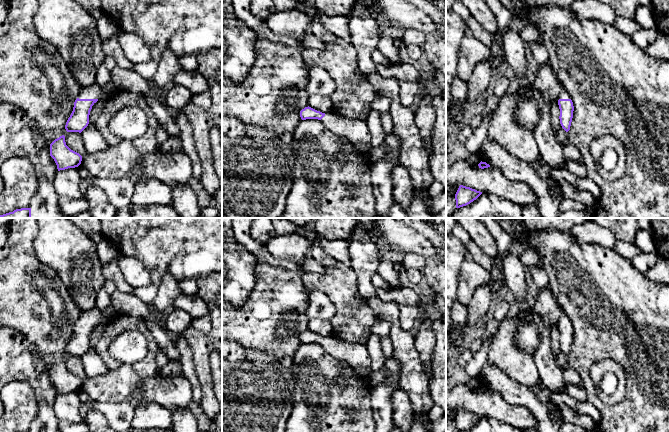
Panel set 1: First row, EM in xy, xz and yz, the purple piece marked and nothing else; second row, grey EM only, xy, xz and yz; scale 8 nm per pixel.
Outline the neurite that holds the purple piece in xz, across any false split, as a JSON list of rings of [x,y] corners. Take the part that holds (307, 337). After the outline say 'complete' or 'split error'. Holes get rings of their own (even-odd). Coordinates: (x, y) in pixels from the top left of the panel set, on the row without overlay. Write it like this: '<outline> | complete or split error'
[[[311,331],[300,335],[302,344],[318,343],[336,360],[347,362],[360,375],[367,375],[370,370],[371,357],[366,345],[350,343],[333,337],[322,337]]] | split error

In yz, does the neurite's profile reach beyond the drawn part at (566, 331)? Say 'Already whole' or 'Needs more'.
Needs more

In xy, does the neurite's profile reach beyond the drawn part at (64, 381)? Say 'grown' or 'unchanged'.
unchanged

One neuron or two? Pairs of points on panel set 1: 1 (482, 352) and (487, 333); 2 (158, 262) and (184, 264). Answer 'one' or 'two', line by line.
1: one
2: one

